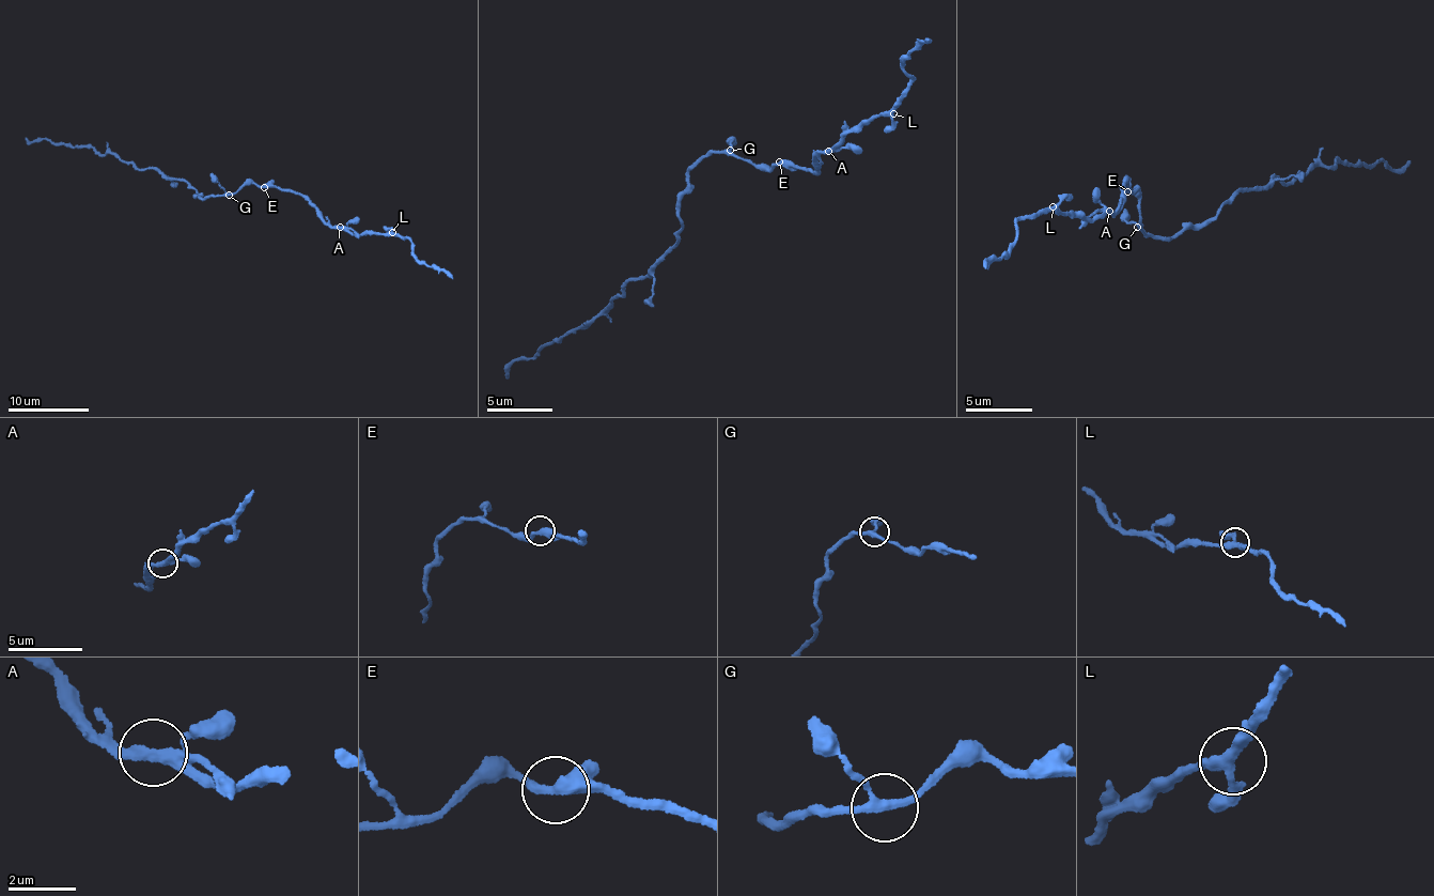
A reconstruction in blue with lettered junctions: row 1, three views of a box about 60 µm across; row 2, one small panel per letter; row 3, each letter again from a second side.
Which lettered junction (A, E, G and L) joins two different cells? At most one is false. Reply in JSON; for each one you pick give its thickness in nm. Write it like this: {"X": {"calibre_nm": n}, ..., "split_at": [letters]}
{"A": {"calibre_nm": 280}, "split_at": ["A"]}

